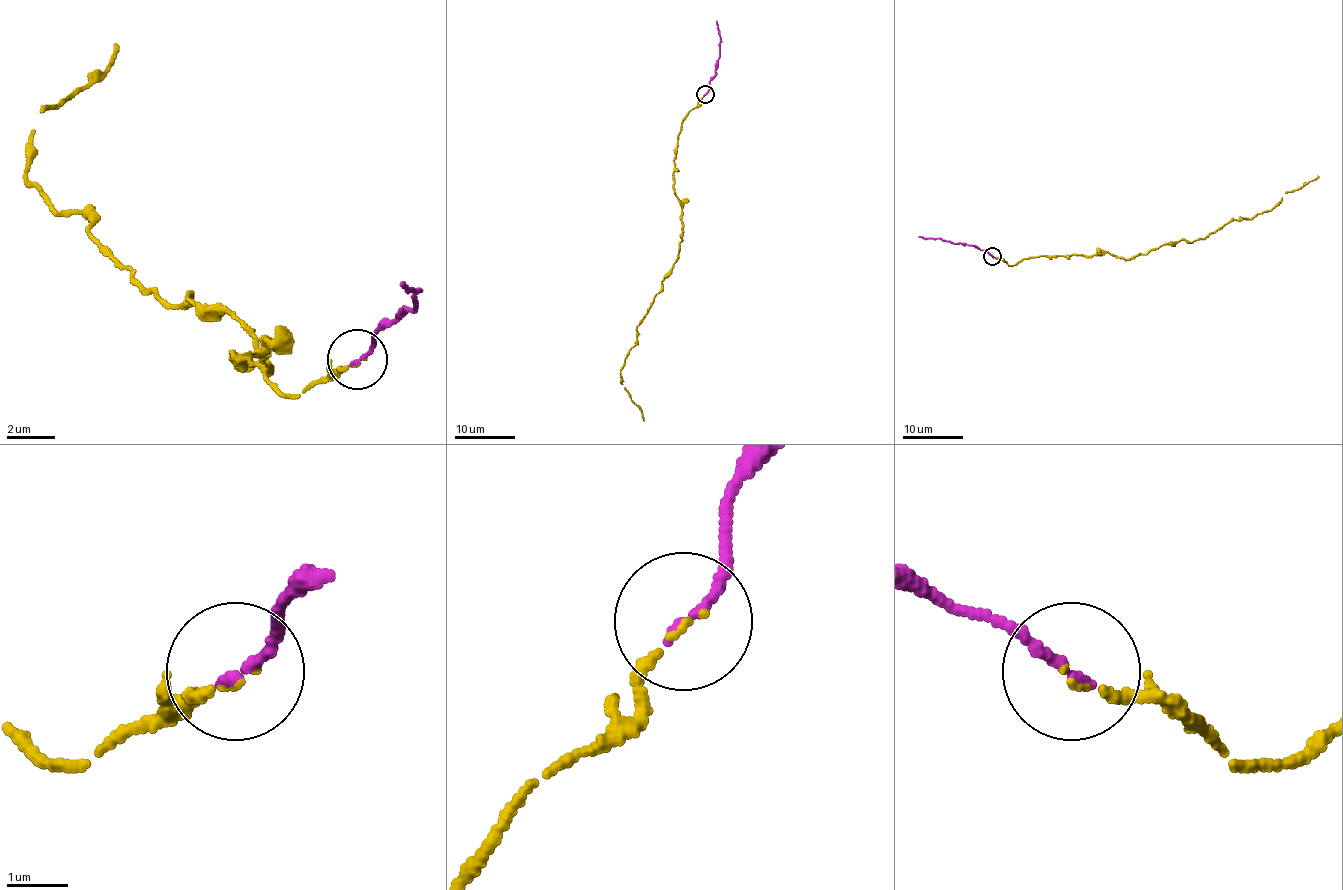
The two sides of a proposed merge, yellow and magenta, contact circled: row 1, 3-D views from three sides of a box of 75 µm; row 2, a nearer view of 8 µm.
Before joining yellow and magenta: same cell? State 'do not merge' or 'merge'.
merge

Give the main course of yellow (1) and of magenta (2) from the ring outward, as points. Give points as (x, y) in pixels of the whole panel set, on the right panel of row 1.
1: (992, 257), (1015, 265), (1106, 252), (1133, 259), (1205, 239), (1225, 224), (1269, 210), (1317, 175)
2: (992, 255), (972, 245), (919, 236)

